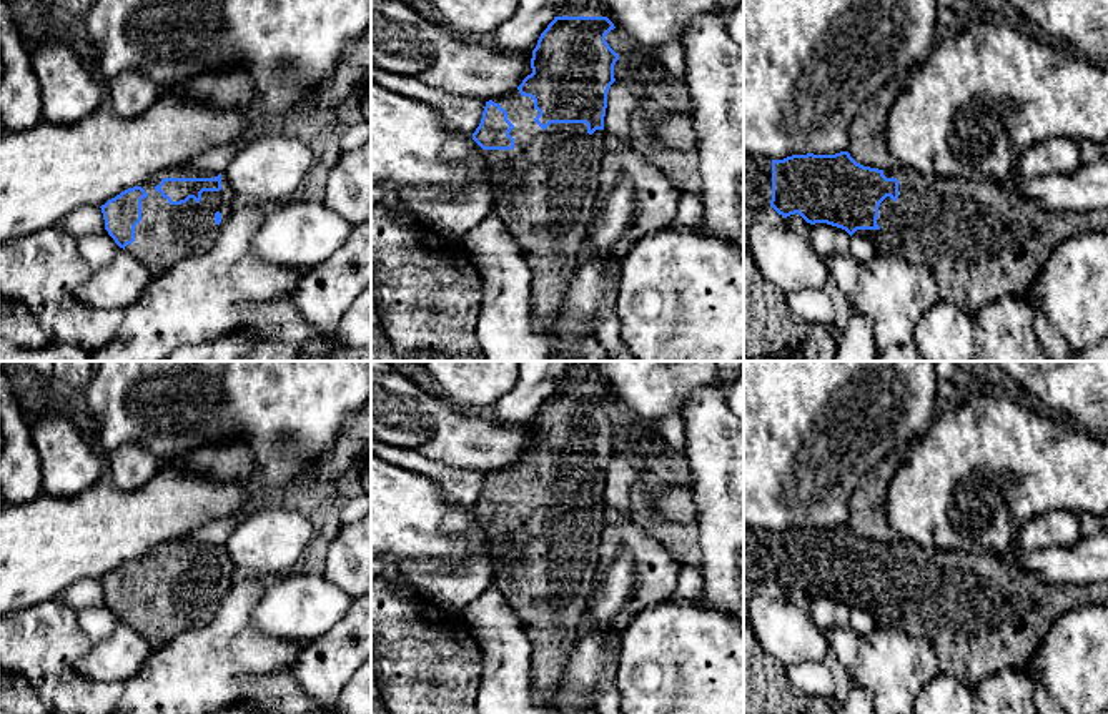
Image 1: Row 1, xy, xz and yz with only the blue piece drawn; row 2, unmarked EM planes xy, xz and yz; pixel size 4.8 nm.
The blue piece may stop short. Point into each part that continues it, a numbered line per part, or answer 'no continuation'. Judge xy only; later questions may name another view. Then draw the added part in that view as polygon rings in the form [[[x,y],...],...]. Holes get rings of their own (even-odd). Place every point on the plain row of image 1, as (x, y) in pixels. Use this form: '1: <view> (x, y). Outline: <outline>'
1: xy (167, 606). Outline: [[[173,541],[156,546],[141,559],[148,569],[141,573],[141,594],[135,599],[135,614],[125,622],[148,642],[151,651],[188,629],[203,627],[213,621],[238,576],[225,546],[220,548],[221,563],[203,564],[198,576],[190,571],[186,576],[170,578],[155,559],[163,551],[215,551],[218,548],[200,541]]]

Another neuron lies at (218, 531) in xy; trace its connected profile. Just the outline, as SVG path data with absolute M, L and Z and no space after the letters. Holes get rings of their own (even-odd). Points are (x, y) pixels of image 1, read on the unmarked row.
M243 508L241 511L236 511L228 518L201 526L200 529L193 531L181 541L200 541L200 543L210 543L216 546L225 546L230 534L246 516L248 516L248 509Z

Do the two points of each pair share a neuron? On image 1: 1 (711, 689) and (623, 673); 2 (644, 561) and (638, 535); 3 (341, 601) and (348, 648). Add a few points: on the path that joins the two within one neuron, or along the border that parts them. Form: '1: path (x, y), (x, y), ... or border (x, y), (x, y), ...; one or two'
1: path (689, 668), (676, 654), (644, 654); one
2: path (644, 555), (644, 548), (638, 541); one
3: border (353, 599), (343, 618), (311, 639); two

